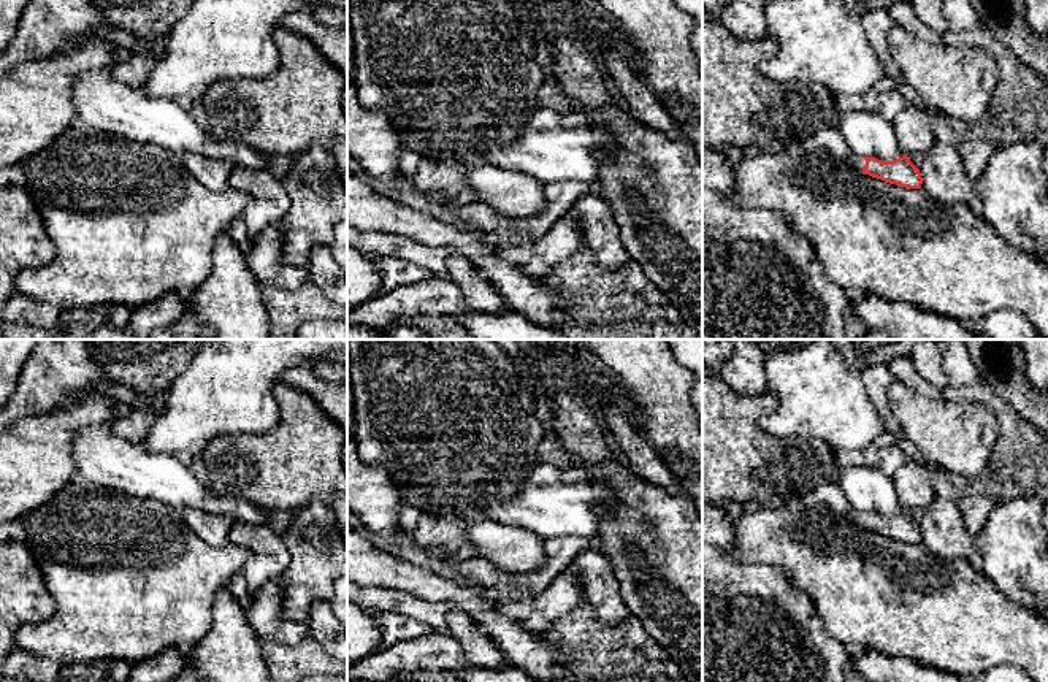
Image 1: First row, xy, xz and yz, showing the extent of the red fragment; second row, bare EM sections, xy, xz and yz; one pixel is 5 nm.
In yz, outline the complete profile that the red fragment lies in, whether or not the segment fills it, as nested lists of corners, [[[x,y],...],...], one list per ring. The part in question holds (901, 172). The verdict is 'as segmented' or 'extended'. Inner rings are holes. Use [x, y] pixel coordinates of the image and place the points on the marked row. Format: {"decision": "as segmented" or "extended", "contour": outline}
{"decision": "extended", "contour": [[[850,154],[847,160],[858,173],[869,174],[905,189],[921,189],[921,173],[907,155],[893,162],[882,162],[875,157],[859,157]]]}

